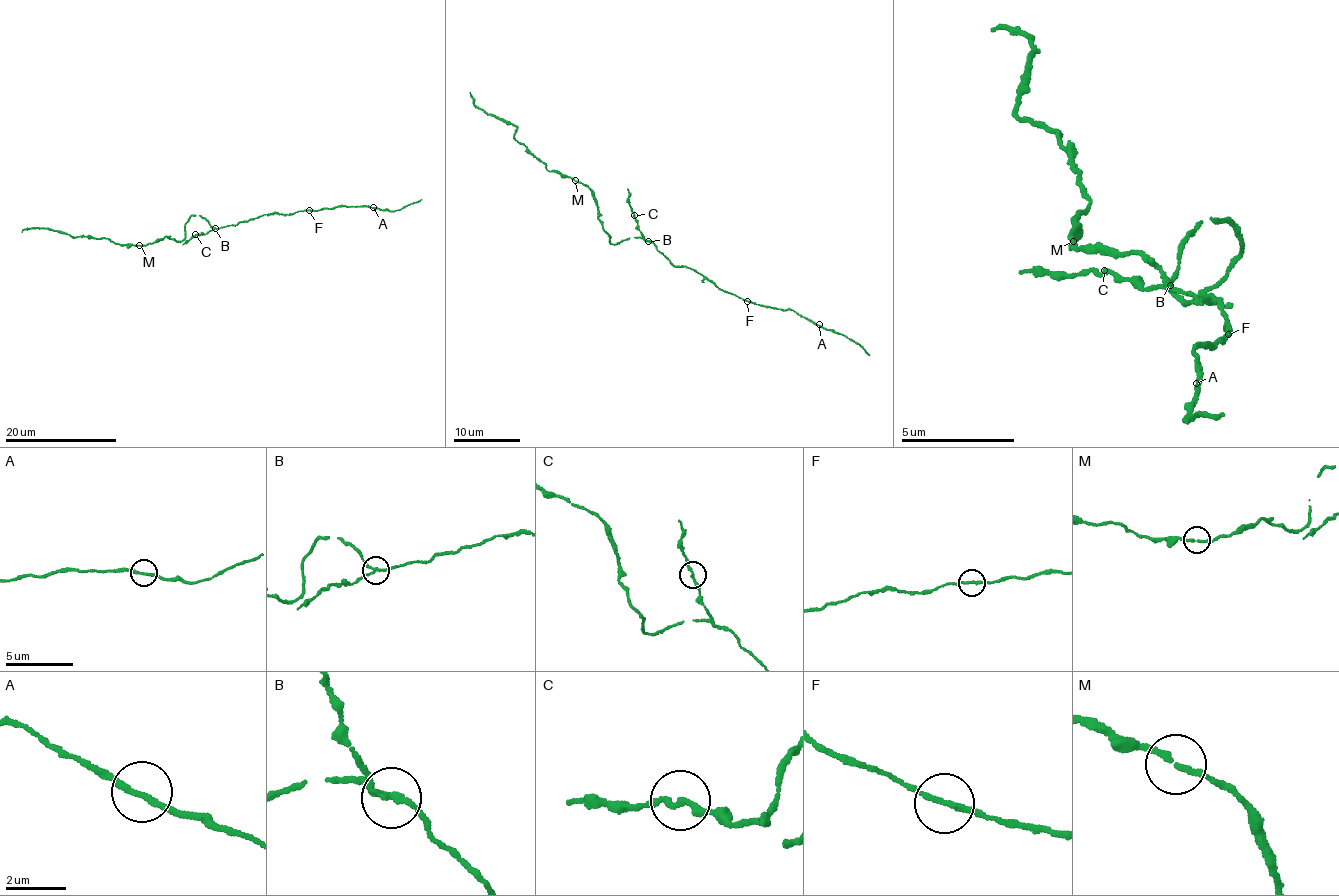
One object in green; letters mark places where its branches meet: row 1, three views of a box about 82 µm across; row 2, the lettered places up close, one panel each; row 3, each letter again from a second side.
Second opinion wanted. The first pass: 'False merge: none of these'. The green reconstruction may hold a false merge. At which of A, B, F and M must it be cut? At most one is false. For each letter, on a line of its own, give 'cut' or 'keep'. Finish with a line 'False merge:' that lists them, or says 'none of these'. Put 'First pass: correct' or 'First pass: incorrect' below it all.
A: keep
B: cut
F: keep
M: keep
False merge: B
First pass: incorrect

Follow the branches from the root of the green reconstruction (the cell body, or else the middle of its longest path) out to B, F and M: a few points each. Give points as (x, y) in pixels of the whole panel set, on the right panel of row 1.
B: (1194, 232), (1187, 237), (1171, 287)
F: (1194, 232), (1167, 284), (1214, 300), (1206, 306), (1207, 299), (1201, 303), (1210, 292), (1230, 333)
M: (1194, 232), (1209, 215), (1219, 218), (1242, 254), (1183, 302), (1139, 253), (1104, 253), (1072, 239)

